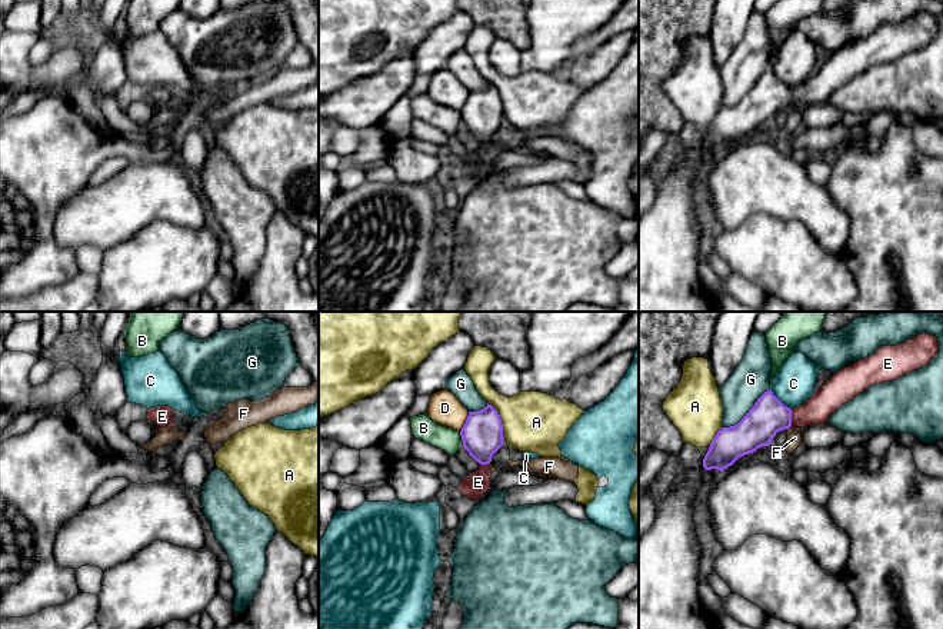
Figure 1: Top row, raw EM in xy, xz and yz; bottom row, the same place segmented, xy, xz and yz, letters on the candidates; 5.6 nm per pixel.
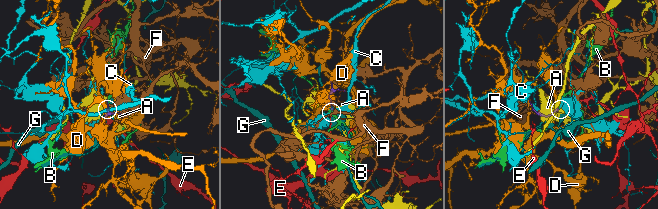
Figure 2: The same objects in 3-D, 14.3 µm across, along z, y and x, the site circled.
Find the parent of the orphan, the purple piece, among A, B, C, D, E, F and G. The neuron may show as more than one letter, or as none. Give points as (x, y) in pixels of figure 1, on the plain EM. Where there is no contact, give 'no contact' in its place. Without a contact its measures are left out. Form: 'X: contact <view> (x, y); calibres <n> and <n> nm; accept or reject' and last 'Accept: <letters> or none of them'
A: contact xz (500, 100); calibres 240 and 340 nm; reject
B: contact xz (462, 119); calibres 240 and 140 nm; reject
C: contact yz (779, 80); calibres 200 and 220 nm; reject
D: contact xz (466, 102); calibres 240 and 180 nm; reject
E: contact yz (790, 96); calibres 200 and 160 nm; accept
F: contact yz (789, 106); calibres 200 and 80 nm; reject
G: contact yz (746, 93); calibres 200 and 220 nm; reject
Accept: E

